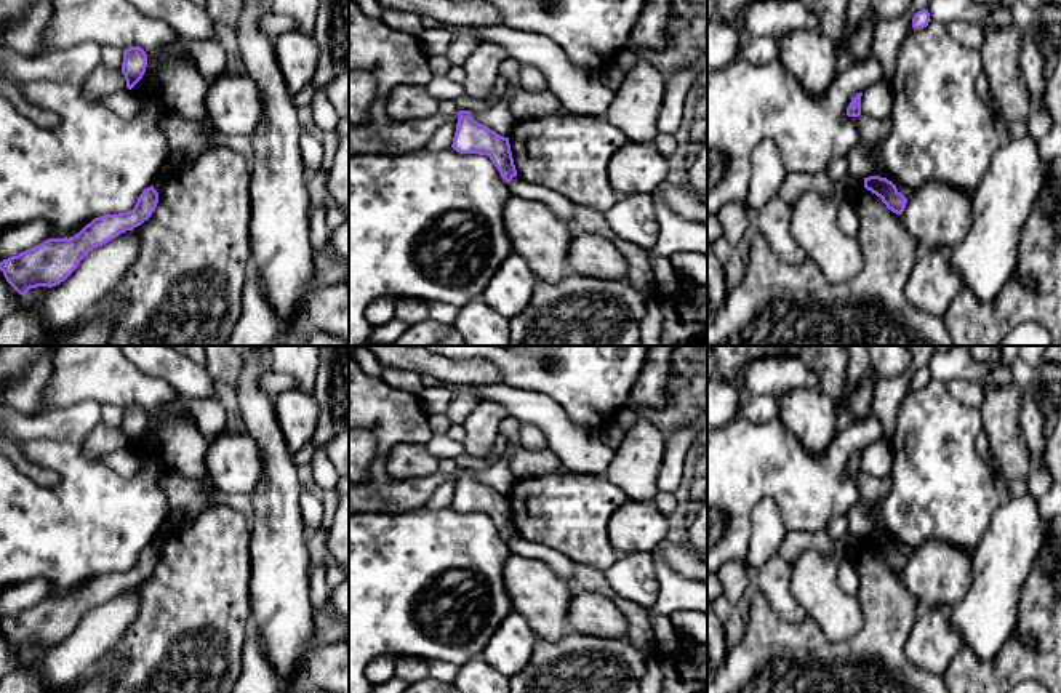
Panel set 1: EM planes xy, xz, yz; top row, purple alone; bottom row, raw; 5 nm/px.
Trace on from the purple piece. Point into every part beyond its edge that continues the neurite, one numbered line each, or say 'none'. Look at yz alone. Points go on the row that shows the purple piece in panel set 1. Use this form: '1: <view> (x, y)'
none

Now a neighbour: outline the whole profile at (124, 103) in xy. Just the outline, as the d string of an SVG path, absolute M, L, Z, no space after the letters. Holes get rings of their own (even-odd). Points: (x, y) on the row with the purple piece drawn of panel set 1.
M128 88L102 96L98 102L109 107L122 118L133 118L139 114L139 101Z

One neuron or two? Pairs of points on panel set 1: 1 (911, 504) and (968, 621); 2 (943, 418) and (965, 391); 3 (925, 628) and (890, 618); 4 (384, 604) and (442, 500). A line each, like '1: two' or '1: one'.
1: two
2: two
3: two
4: two

